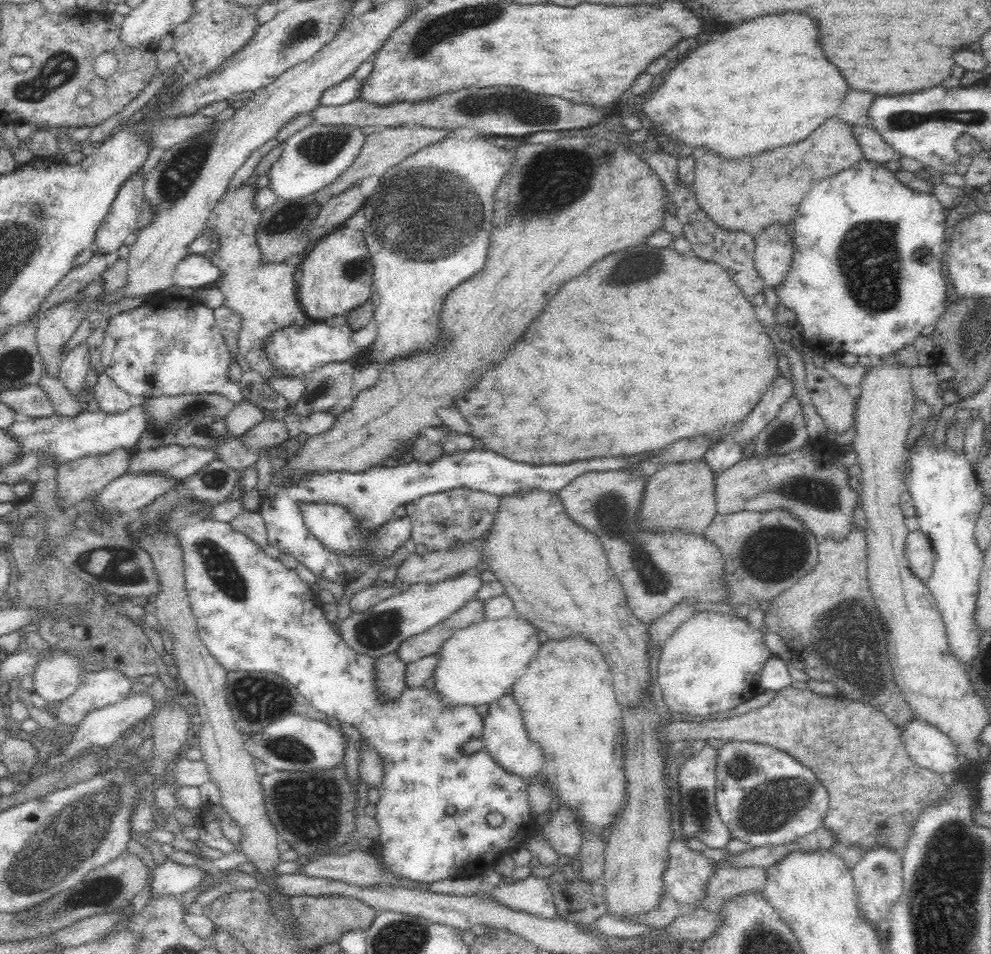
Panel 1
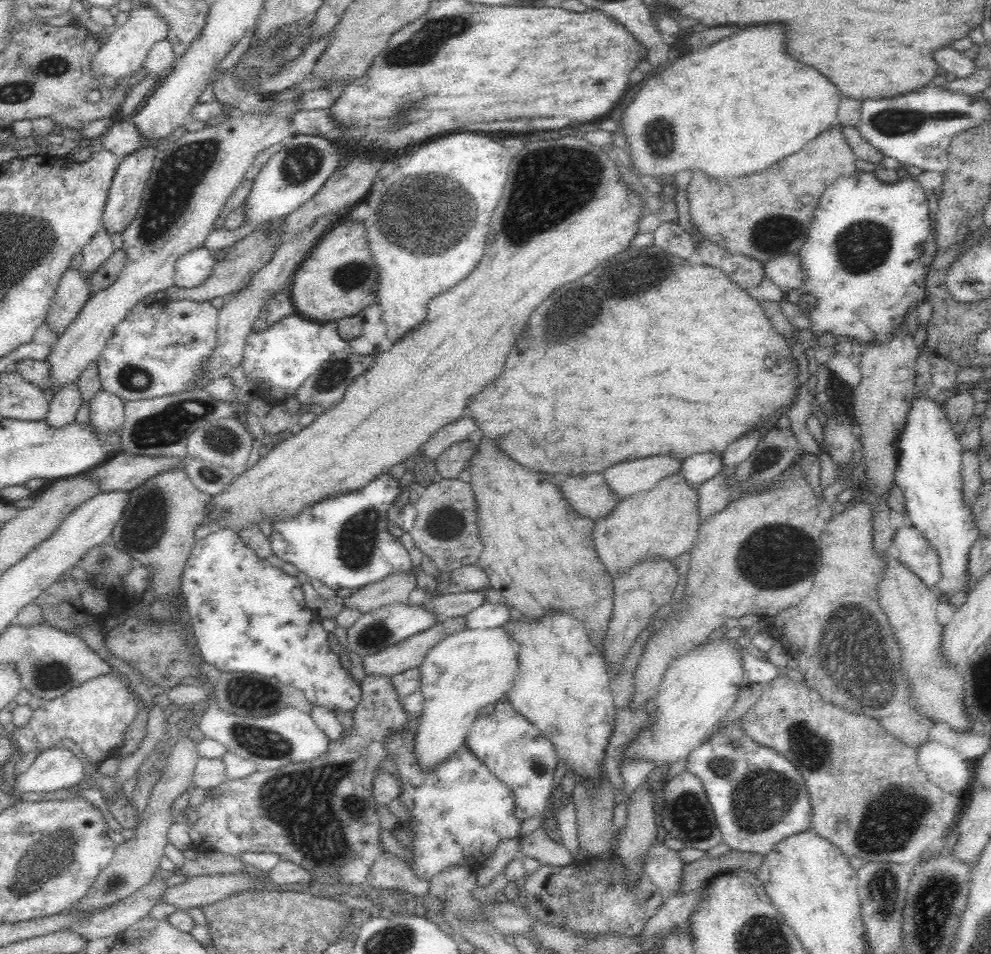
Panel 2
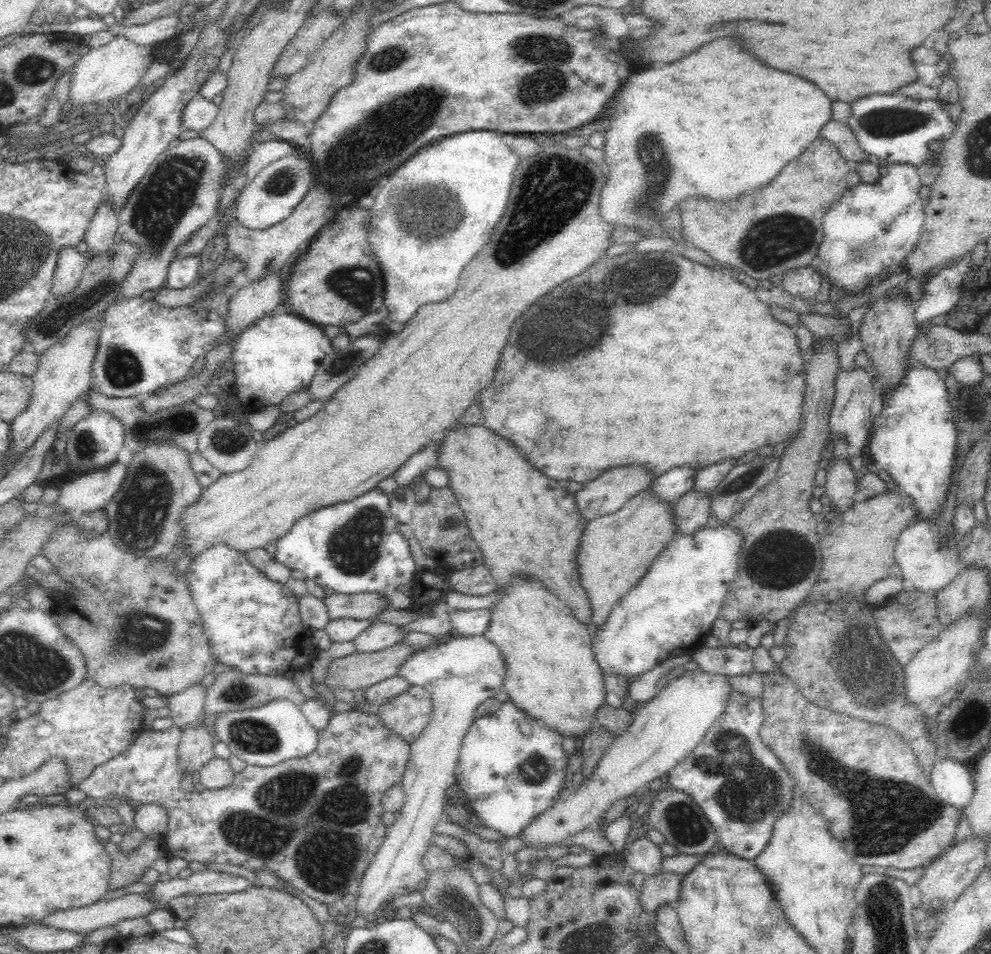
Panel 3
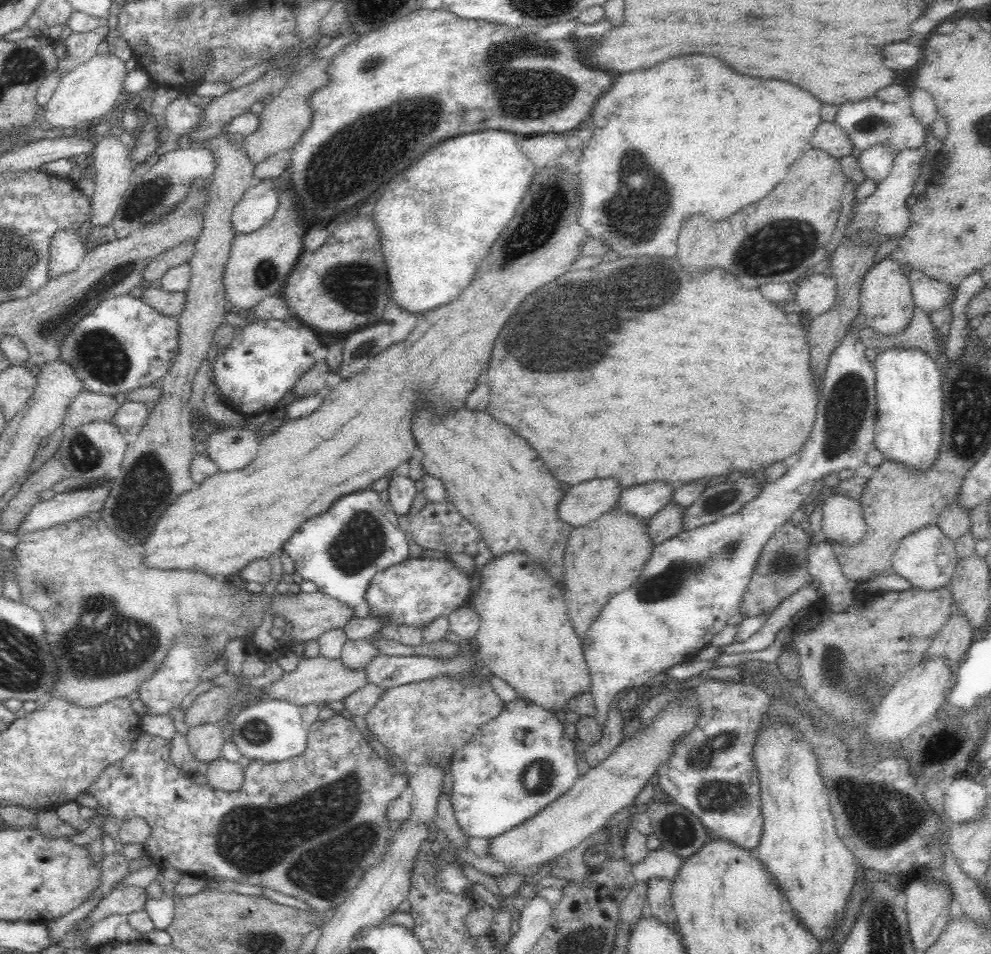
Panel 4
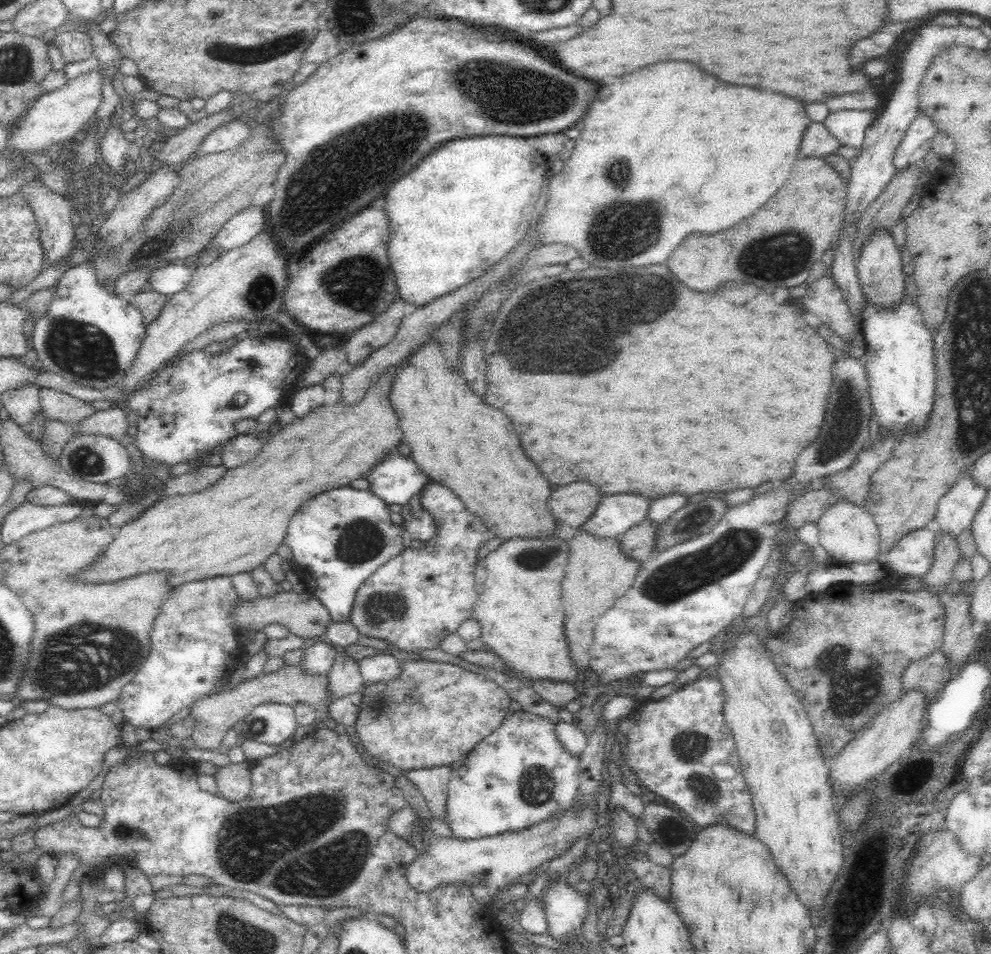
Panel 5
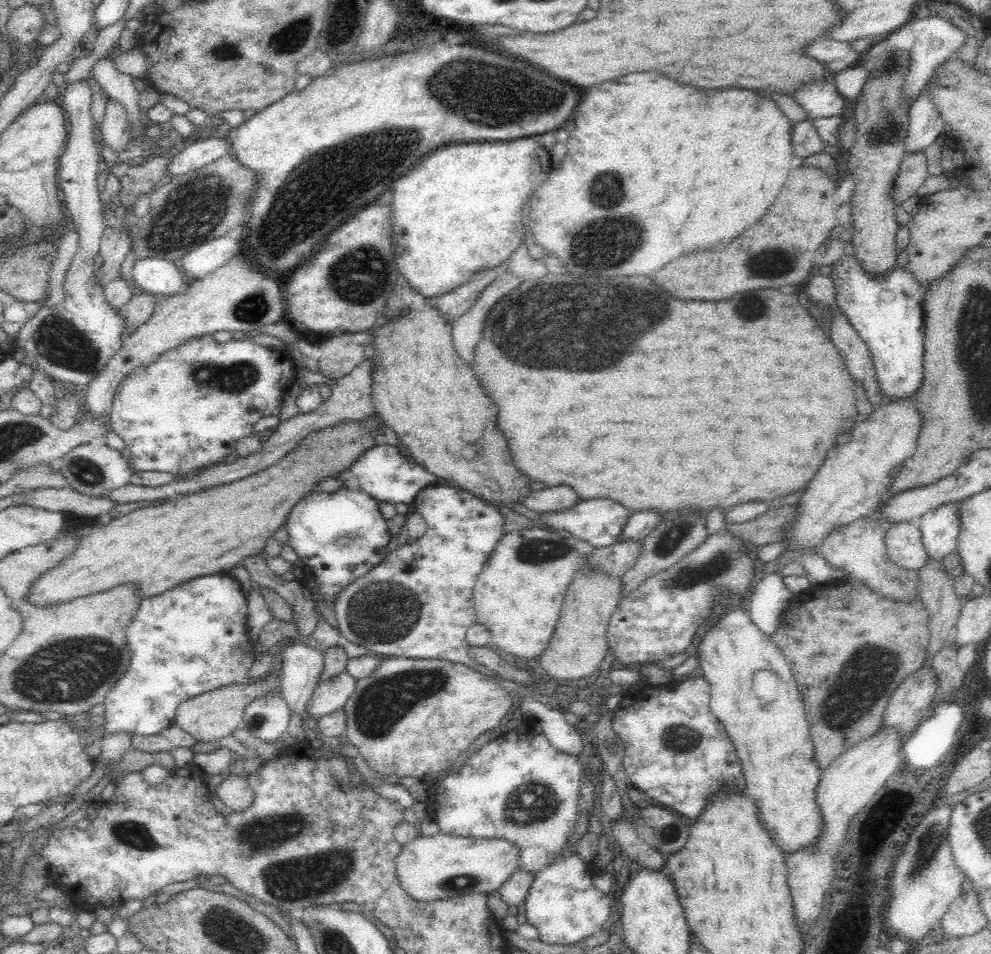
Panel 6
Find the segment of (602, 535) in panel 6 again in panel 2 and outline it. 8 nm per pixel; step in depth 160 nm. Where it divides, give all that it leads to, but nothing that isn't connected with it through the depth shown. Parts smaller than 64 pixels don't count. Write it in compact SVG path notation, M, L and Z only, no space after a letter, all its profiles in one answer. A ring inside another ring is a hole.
M702 452L684 459L679 472L687 478L688 484L698 486L706 480L720 475L724 468L724 456L722 452Z

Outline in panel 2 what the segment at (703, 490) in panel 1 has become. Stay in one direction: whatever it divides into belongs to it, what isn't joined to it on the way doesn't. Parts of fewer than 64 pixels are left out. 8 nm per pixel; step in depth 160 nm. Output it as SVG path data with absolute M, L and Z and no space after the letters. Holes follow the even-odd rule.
M678 472L662 478L652 490L640 492L616 503L613 511L610 511L605 517L596 519L593 523L592 538L593 547L596 549L598 558L606 567L607 572L616 578L618 572L626 572L634 564L640 564L650 558L669 558L673 560L677 556L685 555L695 543L697 532L699 531L699 516L697 508L699 507L699 494L697 486L688 484L687 478L682 477Z

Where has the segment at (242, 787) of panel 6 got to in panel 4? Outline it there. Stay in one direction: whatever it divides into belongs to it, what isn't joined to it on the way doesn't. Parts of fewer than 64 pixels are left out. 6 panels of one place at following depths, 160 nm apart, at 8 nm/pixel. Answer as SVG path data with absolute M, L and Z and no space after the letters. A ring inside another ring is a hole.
M223 756L208 763L205 775L207 778L206 784L226 792L240 790L242 782L244 782L244 769L242 769L239 761L228 761Z

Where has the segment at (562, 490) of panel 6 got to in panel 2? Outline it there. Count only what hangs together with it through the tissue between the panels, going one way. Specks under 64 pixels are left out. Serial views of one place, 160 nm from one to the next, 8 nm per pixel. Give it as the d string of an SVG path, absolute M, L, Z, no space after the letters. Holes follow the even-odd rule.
M656 454L614 464L606 468L603 474L608 488L624 499L652 490L662 478L678 473L682 464L684 459L672 457L672 454Z

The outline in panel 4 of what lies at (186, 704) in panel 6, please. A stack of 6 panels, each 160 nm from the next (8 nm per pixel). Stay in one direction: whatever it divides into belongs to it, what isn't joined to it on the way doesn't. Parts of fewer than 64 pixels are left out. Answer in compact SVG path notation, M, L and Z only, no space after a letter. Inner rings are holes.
M299 655L299 661L295 670L284 672L279 680L264 687L266 699L287 700L302 707L307 704L322 704L338 702L346 698L351 692L356 692L367 682L365 668L350 670L346 668L340 658L303 657ZM202 723L189 727L185 735L196 762L209 763L222 757L222 746L229 739L217 723Z

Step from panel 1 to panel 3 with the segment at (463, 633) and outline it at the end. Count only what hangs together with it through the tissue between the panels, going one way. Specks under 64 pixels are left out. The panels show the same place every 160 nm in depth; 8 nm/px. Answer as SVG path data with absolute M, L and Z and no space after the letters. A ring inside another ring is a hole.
M452 634L431 649L416 651L398 667L398 676L405 678L412 685L424 687L430 693L432 714L424 732L410 744L408 762L400 782L405 794L403 808L396 815L394 824L387 827L384 841L360 882L358 897L353 905L356 906L357 914L361 914L362 917L366 918L369 914L374 914L378 908L383 908L390 898L414 893L419 888L419 884L425 882L427 871L422 865L422 860L432 845L436 824L439 824L444 817L443 807L446 804L444 794L455 780L455 766L459 759L463 738L476 720L476 708L484 700L495 697L502 690L504 673L505 662L500 649L481 634L476 636Z

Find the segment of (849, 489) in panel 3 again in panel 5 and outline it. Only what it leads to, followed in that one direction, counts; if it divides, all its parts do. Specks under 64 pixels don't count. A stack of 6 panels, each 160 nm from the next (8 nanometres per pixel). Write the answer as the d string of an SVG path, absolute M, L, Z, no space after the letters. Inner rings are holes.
M840 501L828 506L817 522L819 543L836 563L874 562L879 559L880 537L874 517L862 506Z

